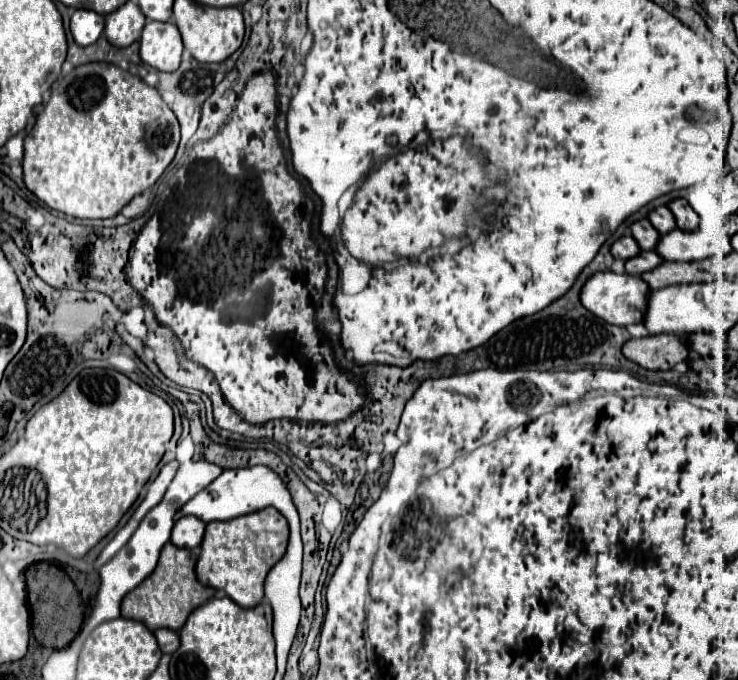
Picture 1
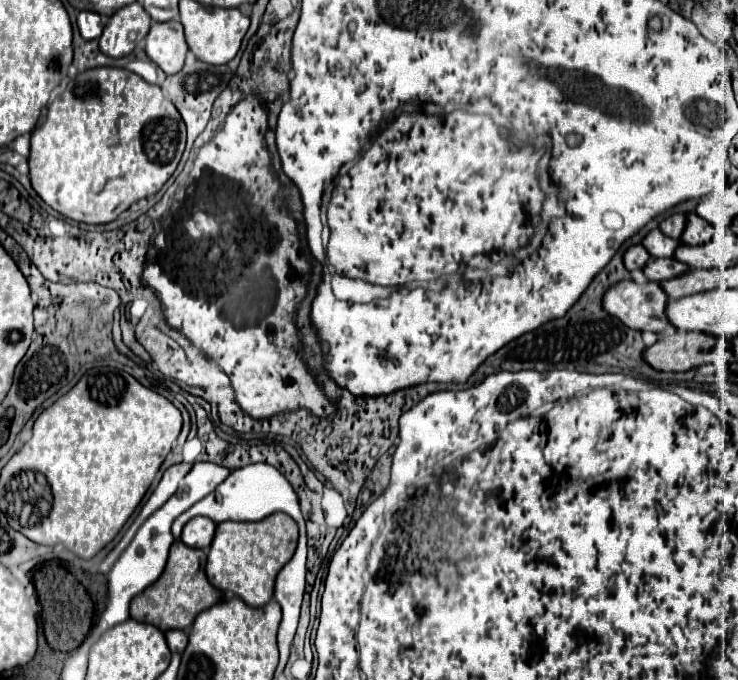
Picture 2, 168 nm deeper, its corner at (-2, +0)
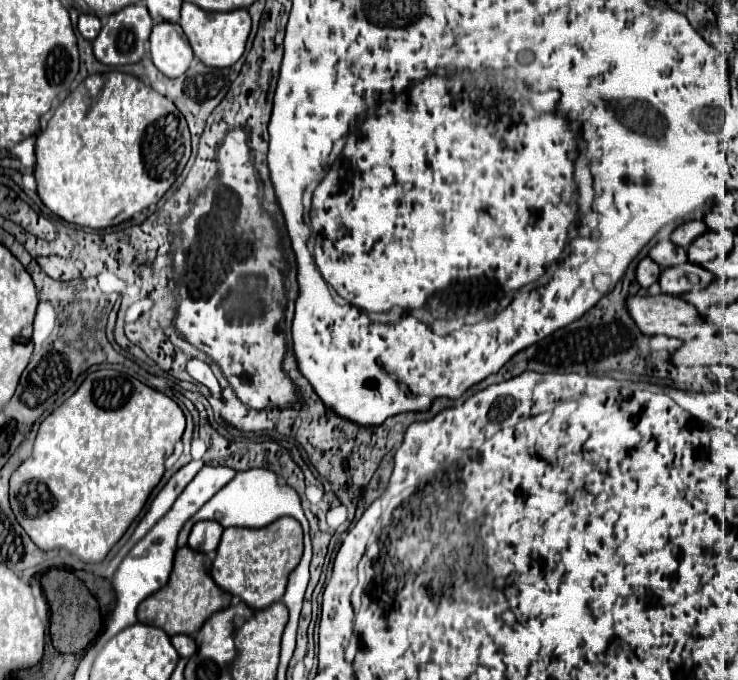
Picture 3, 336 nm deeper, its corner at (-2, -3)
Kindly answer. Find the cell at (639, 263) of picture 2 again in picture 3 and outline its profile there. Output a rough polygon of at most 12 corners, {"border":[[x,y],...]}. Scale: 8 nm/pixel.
{"border":[[649,256],[637,264],[637,282],[649,288],[661,268]]}

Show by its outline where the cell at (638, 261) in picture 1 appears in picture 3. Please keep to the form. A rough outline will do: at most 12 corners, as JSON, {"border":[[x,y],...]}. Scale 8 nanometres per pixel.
{"border":[[685,262],[659,276],[665,294],[681,296],[713,282],[705,268]]}

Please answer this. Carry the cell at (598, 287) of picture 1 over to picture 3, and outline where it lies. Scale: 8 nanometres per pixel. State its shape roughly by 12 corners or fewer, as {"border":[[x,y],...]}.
{"border":[[671,294],[629,296],[629,316],[647,336],[689,340],[705,328]]}

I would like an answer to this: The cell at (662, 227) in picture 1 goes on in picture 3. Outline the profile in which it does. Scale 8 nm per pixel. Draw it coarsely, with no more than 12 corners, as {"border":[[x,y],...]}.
{"border":[[697,220],[677,226],[671,234],[673,244],[687,248],[707,230]]}

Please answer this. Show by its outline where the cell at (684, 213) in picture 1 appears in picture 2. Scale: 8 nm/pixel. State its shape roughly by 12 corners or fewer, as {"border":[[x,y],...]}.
{"border":[[687,215],[681,243],[703,245],[713,227],[699,215]]}

